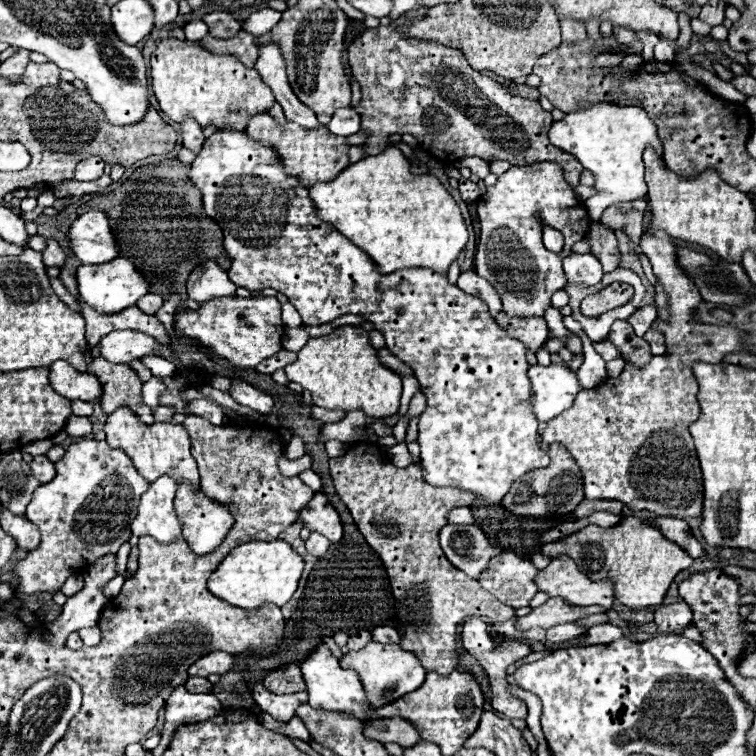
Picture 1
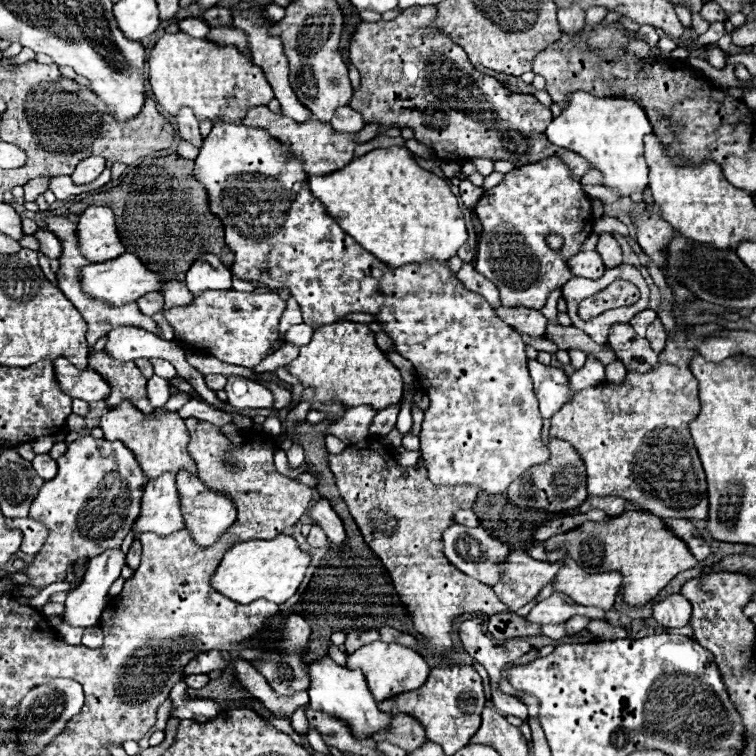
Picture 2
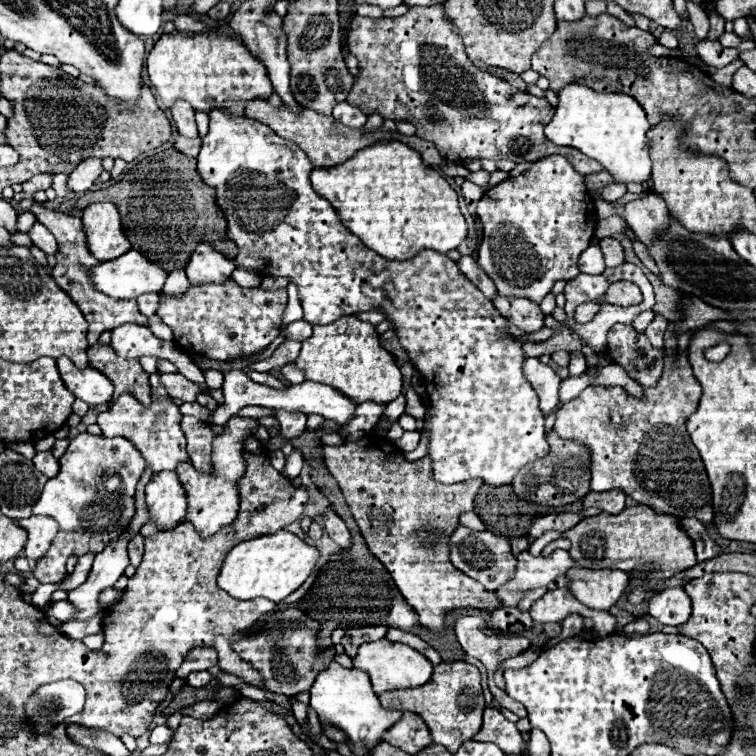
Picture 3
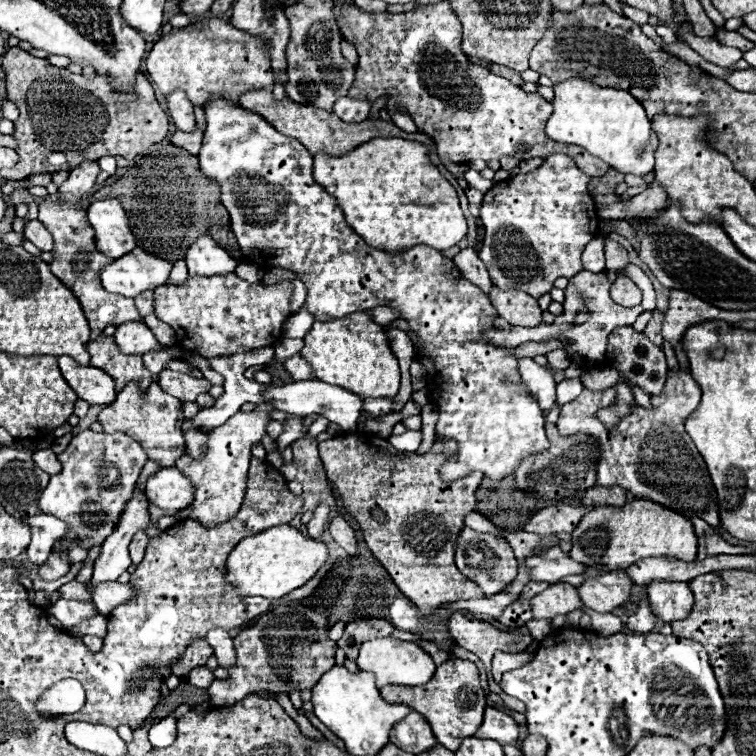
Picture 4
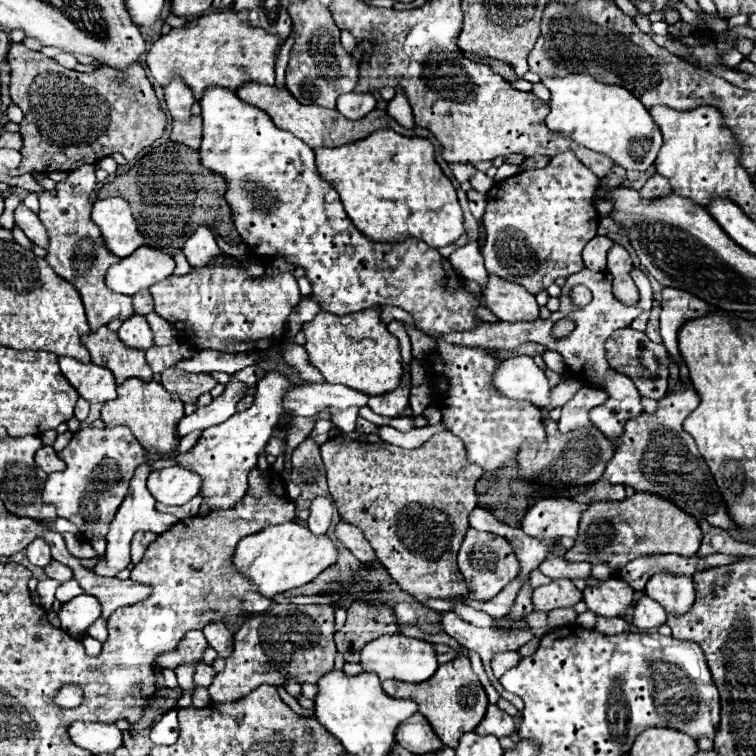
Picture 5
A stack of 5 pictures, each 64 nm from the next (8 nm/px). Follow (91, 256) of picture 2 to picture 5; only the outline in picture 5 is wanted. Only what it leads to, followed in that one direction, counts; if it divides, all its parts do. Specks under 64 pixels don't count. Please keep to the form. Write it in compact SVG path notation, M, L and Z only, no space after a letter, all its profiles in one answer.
M124 198L96 200L92 208L92 220L102 230L108 250L116 256L126 258L144 246L144 236L138 232L130 204Z

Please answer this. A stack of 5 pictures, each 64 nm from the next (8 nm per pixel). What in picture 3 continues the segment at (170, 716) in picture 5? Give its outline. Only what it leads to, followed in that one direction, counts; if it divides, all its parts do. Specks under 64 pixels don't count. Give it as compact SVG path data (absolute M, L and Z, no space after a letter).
M160 724L150 730L150 744L168 744L172 736L174 732L168 728L168 724Z

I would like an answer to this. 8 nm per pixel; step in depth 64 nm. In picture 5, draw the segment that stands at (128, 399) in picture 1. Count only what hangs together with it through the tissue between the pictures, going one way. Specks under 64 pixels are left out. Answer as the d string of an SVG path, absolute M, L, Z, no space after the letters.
M100 326L96 332L82 336L84 346L92 354L92 362L108 368L116 382L124 382L126 378L140 378L144 382L152 380L152 370L146 362L146 352L138 352L136 348L126 348L118 334L108 330L108 326Z

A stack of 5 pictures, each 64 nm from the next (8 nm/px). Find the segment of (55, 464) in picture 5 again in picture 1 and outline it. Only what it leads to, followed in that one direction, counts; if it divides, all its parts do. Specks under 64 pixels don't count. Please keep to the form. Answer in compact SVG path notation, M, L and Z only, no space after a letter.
M34 456L34 460L30 462L30 468L32 468L34 476L36 476L42 484L50 482L50 480L56 476L54 462L50 462L46 456Z

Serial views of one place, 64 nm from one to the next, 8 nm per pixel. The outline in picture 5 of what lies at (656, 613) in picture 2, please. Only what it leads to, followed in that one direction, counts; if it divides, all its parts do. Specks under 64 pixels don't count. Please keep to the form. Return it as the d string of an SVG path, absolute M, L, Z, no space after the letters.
M654 574L646 584L646 596L660 602L670 614L684 614L694 604L692 576Z

